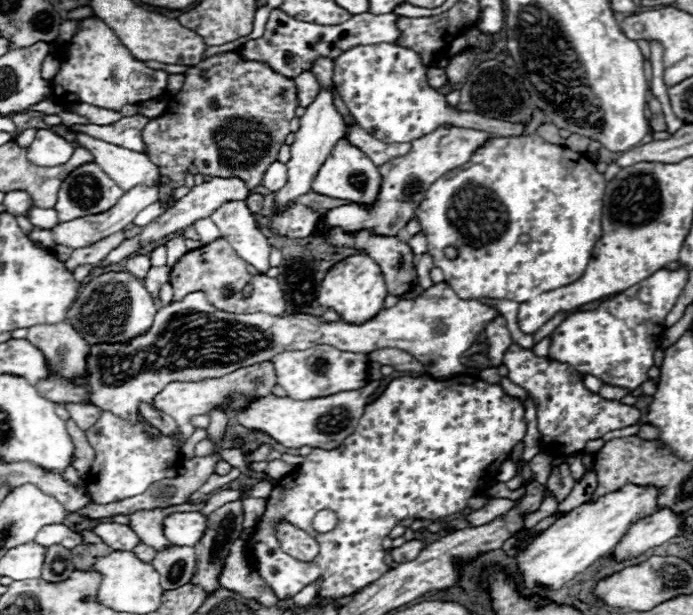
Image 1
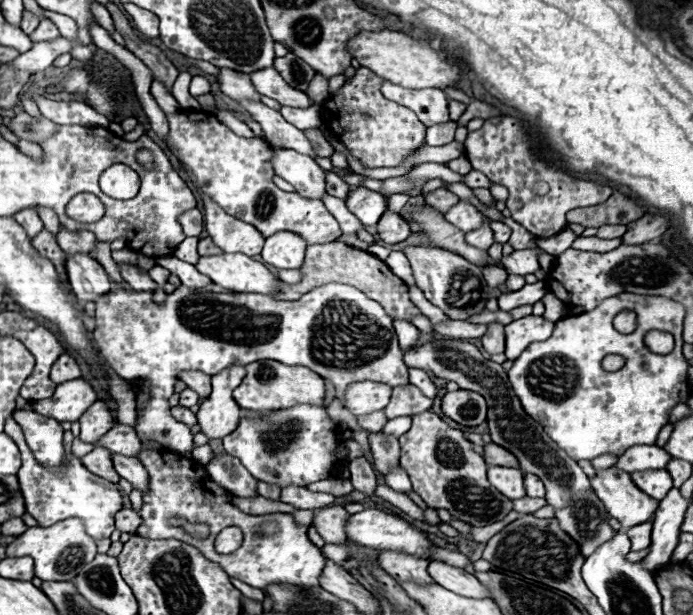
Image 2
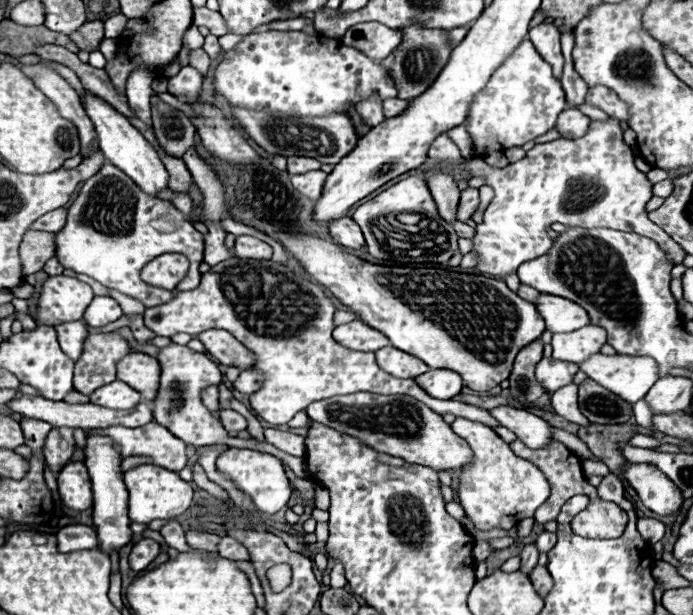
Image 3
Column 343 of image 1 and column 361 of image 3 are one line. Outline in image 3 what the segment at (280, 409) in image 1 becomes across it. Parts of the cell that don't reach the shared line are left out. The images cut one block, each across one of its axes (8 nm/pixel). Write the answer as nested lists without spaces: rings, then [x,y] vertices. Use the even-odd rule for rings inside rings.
[[[348,394],[348,398],[326,398],[308,406],[312,422],[320,422],[342,434],[354,436],[376,452],[400,456],[410,464],[422,464],[434,470],[462,468],[470,460],[464,438],[452,432],[442,416],[432,414],[428,406],[414,398],[380,398],[380,394]]]

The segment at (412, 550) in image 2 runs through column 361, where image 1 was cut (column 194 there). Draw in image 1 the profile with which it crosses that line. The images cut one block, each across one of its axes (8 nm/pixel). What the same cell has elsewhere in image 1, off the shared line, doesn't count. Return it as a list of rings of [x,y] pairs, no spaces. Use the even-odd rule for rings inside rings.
[[[176,512],[164,518],[164,536],[176,546],[194,546],[206,530],[206,516],[200,512]]]

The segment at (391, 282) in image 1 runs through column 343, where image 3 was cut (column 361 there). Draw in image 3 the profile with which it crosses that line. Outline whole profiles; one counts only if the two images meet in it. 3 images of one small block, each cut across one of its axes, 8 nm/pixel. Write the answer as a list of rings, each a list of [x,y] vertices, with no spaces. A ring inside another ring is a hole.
[[[350,216],[334,220],[330,224],[330,236],[334,238],[336,244],[346,246],[346,248],[362,248],[364,246],[362,230]]]

